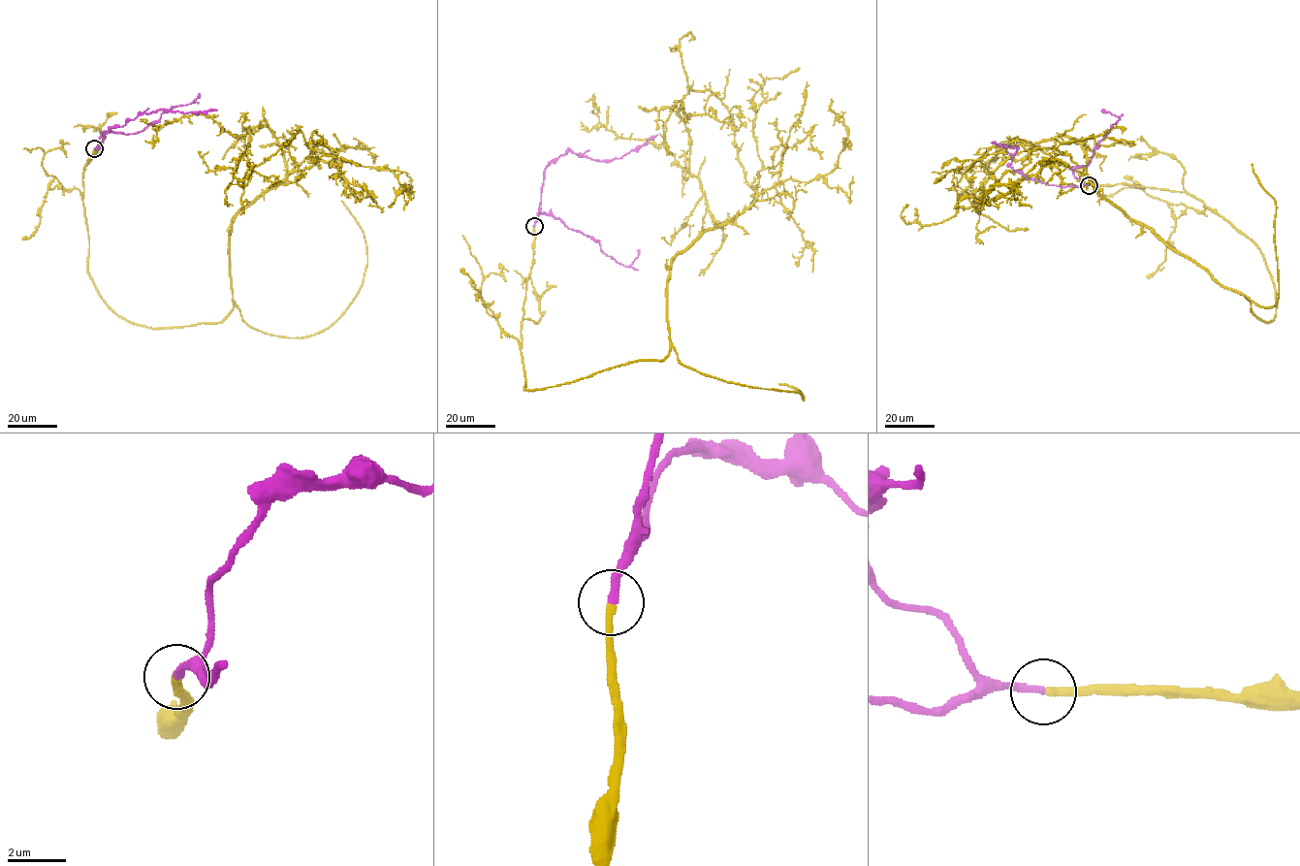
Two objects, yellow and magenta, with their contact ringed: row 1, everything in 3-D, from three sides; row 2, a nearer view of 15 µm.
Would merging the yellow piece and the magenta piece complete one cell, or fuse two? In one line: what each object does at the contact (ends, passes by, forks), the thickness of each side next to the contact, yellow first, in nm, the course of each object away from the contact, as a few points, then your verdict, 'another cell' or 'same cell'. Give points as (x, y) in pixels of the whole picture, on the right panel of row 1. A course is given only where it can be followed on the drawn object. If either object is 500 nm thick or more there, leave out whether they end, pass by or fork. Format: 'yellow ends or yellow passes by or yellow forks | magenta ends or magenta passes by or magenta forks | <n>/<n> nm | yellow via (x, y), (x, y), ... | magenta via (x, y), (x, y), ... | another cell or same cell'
yellow ends | magenta ends | 260/260 nm | yellow via (1089, 185), (1213, 209), (1261, 251), (1274, 320), (1018, 141), (969, 167), (955, 215), (907, 223), (908, 205) | magenta via (1089, 185), (1049, 185), (1028, 179), (1009, 165), (1017, 146), (1012, 147), (991, 143) | same cell

